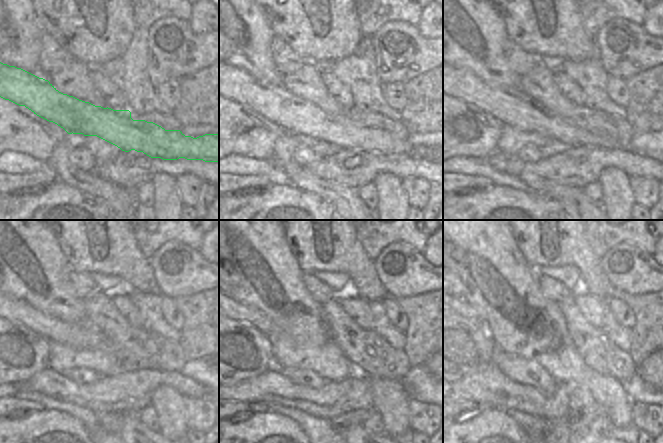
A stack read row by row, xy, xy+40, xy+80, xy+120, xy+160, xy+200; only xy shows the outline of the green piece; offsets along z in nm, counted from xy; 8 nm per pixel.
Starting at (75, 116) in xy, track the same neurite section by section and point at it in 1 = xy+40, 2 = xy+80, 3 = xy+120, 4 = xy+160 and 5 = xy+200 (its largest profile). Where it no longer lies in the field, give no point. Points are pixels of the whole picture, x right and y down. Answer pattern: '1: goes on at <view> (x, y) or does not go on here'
1: goes on at xy+40 (295, 115)
2: goes on at xy+80 (513, 108)
3: goes on at xy+120 (17, 311)
4: goes on at xy+160 (239, 312)
5: goes on at xy+200 (463, 309)

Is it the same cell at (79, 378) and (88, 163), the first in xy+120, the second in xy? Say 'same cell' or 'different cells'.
same cell

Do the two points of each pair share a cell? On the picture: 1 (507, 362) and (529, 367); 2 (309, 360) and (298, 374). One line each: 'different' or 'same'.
1: same
2: different

